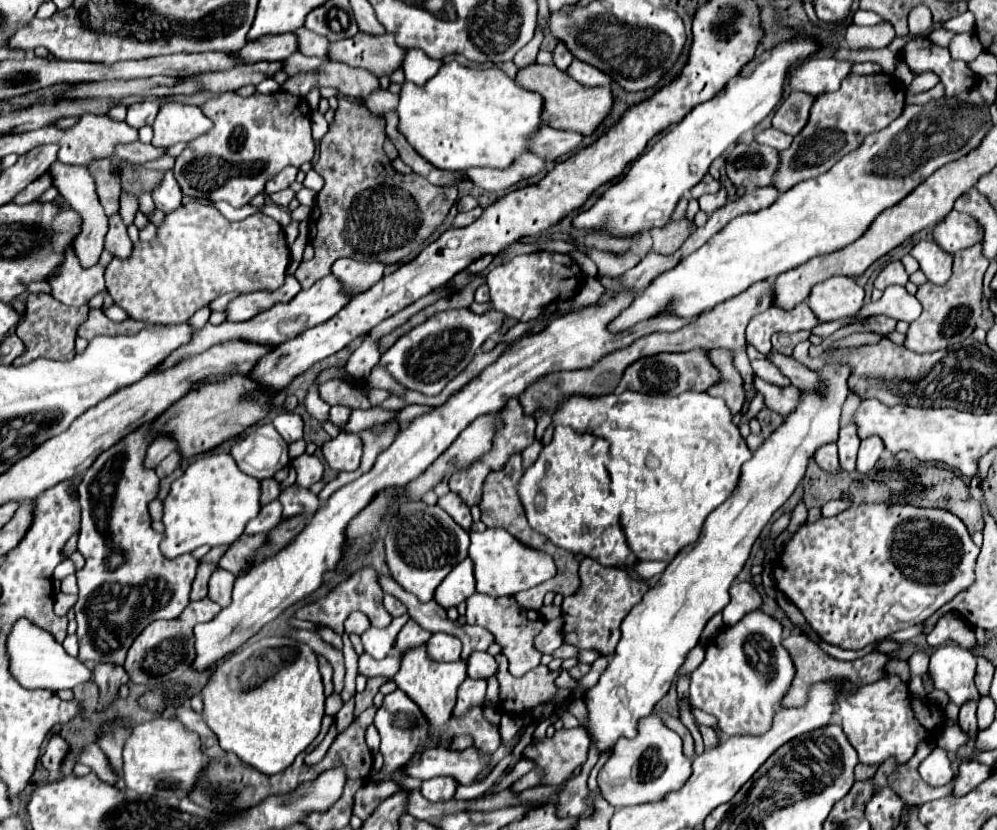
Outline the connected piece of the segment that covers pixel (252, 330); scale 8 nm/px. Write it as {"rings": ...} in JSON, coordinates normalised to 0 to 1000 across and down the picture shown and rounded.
{"rings":[[[327,331],[325,336],[317,339],[311,348],[303,348],[295,363],[291,365],[283,365],[283,367],[275,367],[275,372],[269,372],[267,377],[261,377],[259,382],[253,382],[251,387],[243,387],[243,389],[233,389],[233,387],[225,387],[221,392],[211,392],[207,389],[199,401],[195,401],[195,411],[191,411],[191,416],[185,416],[183,420],[179,420],[179,425],[175,425],[175,430],[171,430],[171,435],[166,435],[166,440],[162,440],[162,445],[173,442],[175,437],[179,437],[179,433],[203,425],[205,420],[211,420],[215,413],[225,413],[225,411],[235,411],[235,408],[245,408],[245,411],[255,411],[255,413],[271,413],[271,416],[281,416],[297,404],[301,404],[303,399],[317,394],[329,384],[333,384],[345,367],[349,367],[351,358],[345,351],[345,343],[341,336],[337,336],[335,331]]]}

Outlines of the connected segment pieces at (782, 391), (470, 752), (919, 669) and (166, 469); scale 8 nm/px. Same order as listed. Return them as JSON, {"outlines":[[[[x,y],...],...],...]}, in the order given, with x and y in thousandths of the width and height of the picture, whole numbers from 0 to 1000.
{"outlines":[[[[756,454],[756,469],[766,478],[766,488],[784,502],[788,502],[800,488],[800,469],[798,466],[778,466],[774,461]]],[[[439,900],[425,905],[419,919],[409,919],[405,931],[421,941],[447,934],[463,946],[473,946],[477,934],[487,924],[489,914],[491,912],[479,912],[479,907],[475,907],[475,900],[469,900],[465,905]]],[[[919,784],[919,787],[911,794],[911,801],[913,801],[913,811],[915,811],[915,813],[925,813],[925,811],[929,811],[931,789],[929,789],[927,784]]],[[[171,546],[171,551],[166,551],[158,563],[156,563],[156,572],[160,575],[160,577],[164,577],[164,575],[169,575],[177,563],[181,563],[181,555],[183,555],[183,551],[181,551],[181,546]]]]}

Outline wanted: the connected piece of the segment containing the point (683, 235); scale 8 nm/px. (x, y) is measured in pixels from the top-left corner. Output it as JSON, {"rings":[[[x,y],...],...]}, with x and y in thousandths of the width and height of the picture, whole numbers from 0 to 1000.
{"rings":[[[682,264],[676,269],[670,269],[662,276],[652,276],[654,283],[654,300],[662,307],[674,307],[682,295],[690,288],[690,283],[698,276],[698,271],[690,264]]]}

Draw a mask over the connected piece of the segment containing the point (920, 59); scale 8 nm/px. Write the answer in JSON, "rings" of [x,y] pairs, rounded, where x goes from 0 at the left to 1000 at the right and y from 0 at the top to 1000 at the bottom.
{"rings":[[[917,47],[905,59],[905,71],[911,76],[917,90],[925,86],[935,86],[943,93],[949,117],[957,112],[971,110],[979,100],[979,90],[971,83],[967,73],[957,73],[949,57],[941,57],[931,47]]]}

